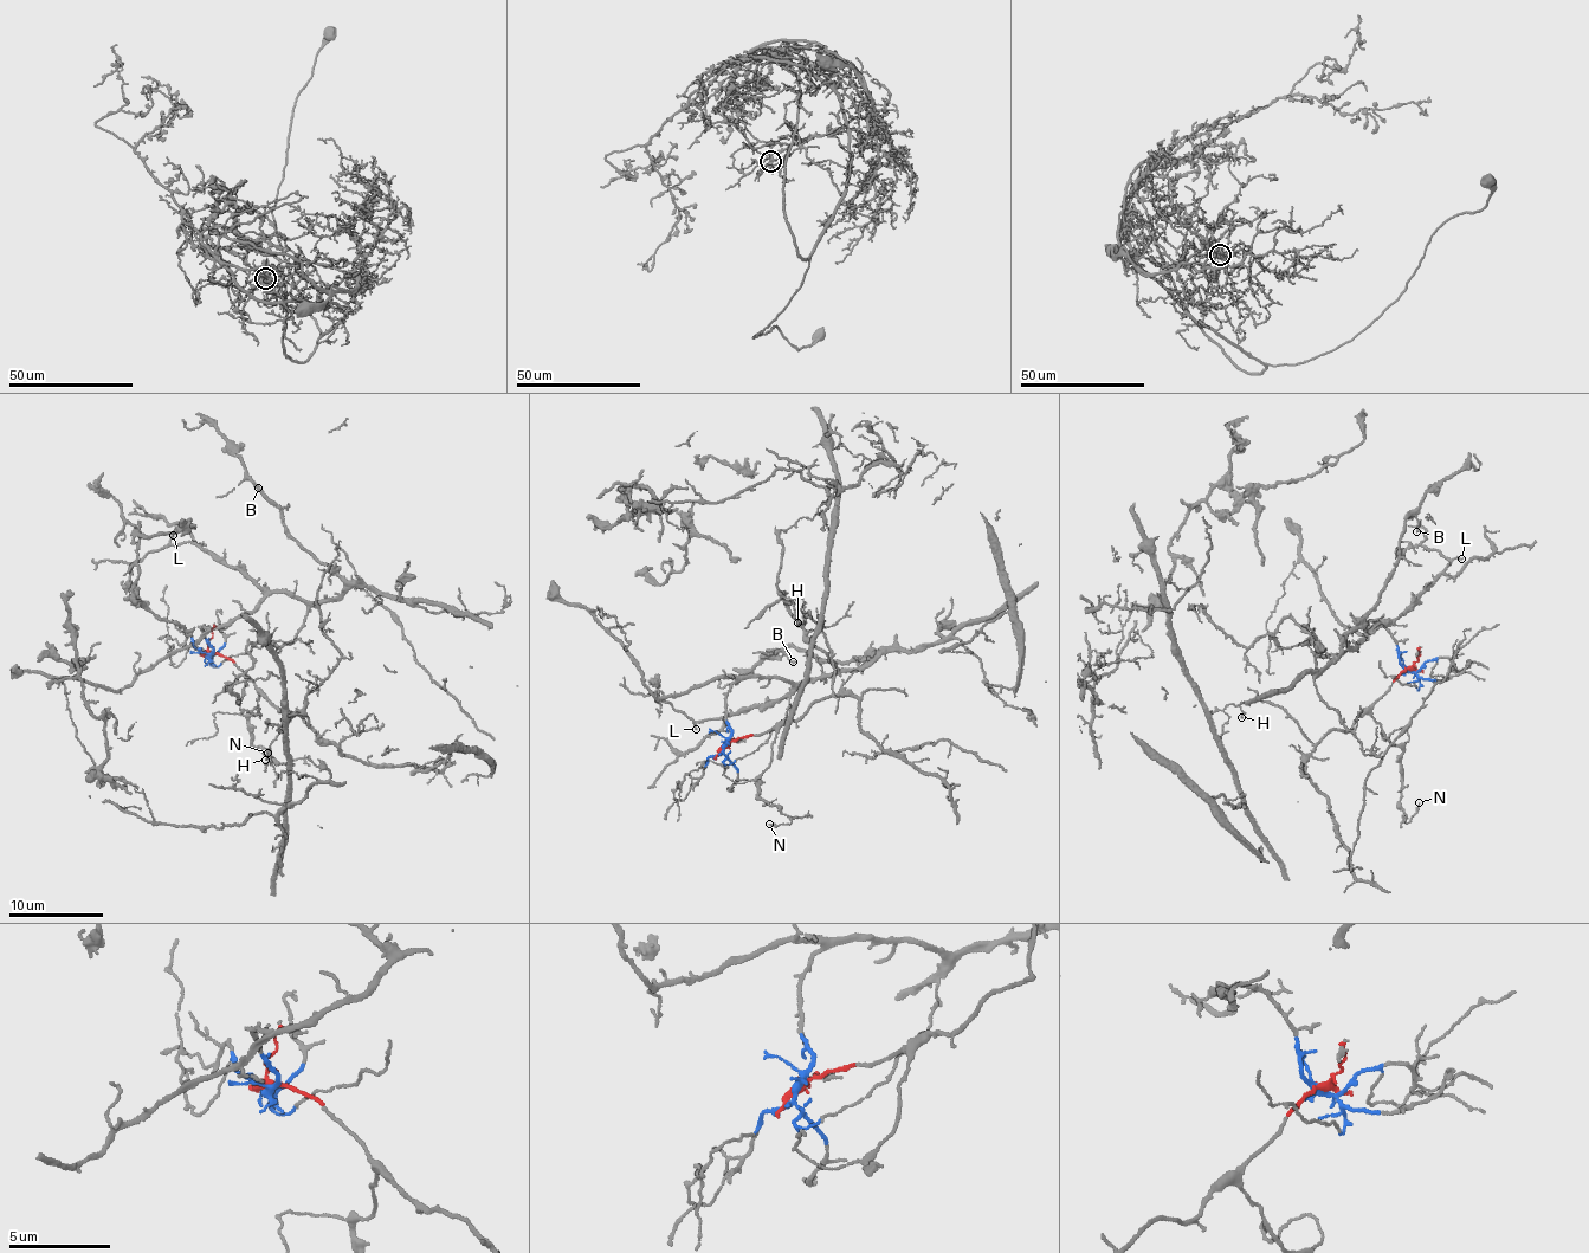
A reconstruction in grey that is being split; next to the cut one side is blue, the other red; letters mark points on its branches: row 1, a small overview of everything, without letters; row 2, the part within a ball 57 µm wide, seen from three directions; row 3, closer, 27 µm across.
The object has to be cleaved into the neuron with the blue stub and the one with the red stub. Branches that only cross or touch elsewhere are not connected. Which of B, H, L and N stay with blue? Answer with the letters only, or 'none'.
B, L

